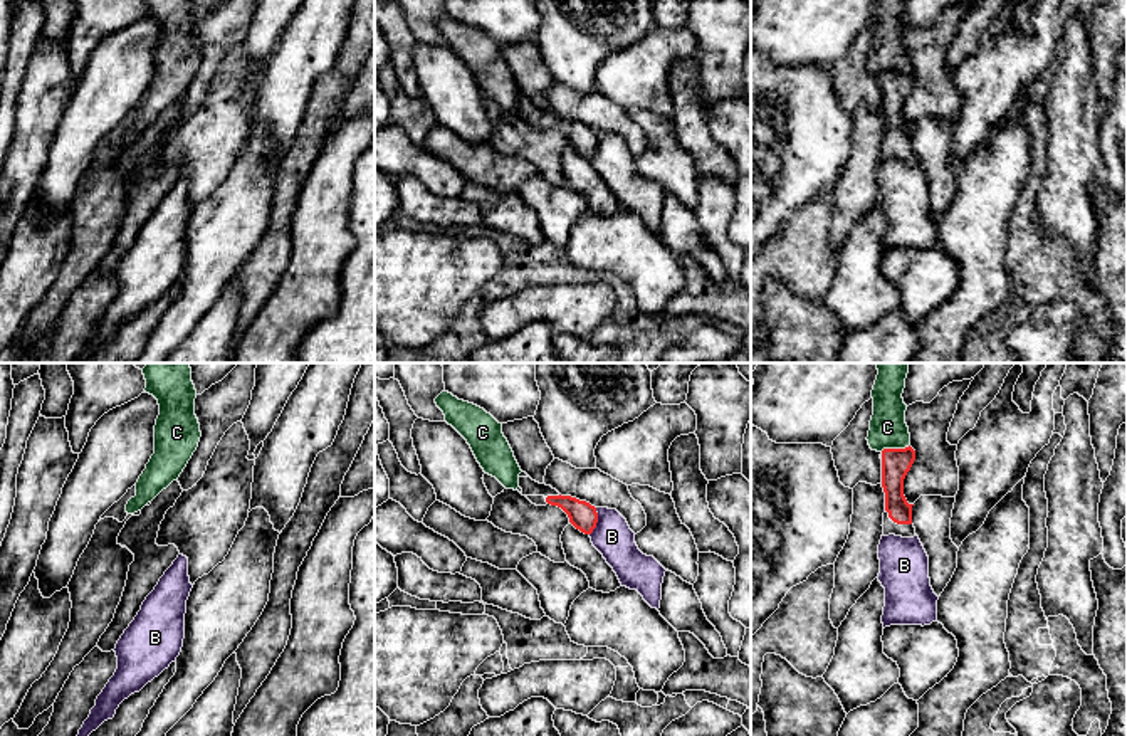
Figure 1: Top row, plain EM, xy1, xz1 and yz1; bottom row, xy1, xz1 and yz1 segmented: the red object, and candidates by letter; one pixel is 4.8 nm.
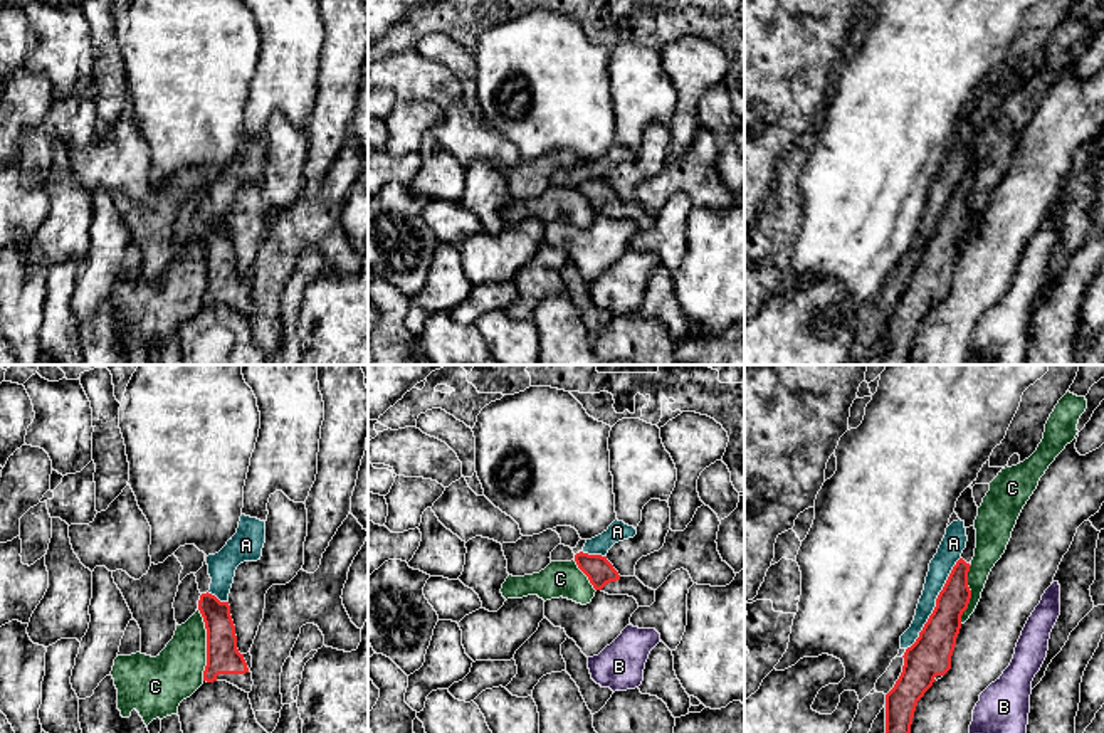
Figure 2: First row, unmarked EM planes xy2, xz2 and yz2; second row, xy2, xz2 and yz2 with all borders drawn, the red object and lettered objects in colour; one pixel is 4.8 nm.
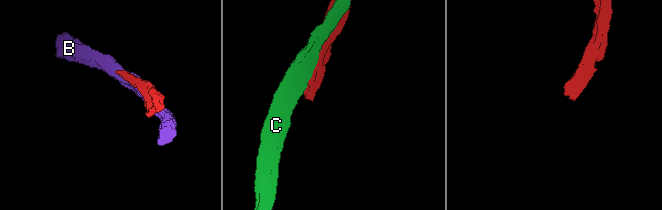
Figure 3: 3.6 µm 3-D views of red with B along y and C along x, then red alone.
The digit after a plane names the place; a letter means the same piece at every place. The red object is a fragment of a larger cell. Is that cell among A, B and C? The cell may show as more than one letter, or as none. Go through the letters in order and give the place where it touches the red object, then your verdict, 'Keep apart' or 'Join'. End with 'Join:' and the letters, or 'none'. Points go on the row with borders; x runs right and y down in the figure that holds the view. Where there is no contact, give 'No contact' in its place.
A: Touches red at yz2 (936, 604). Keep apart
B: Touches red at xz1 (597, 521). Keep apart
C: Touches red at xy2 (207, 644). Keep apart
Join: none

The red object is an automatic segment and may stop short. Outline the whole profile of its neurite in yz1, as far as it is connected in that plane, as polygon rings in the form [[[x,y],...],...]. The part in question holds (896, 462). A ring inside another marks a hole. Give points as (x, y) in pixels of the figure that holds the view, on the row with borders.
[[[909,445],[905,449],[883,449],[882,459],[882,487],[885,492],[883,534],[895,534],[902,538],[914,538],[915,528],[912,524],[912,506],[904,496],[904,479],[915,460],[915,450]]]

